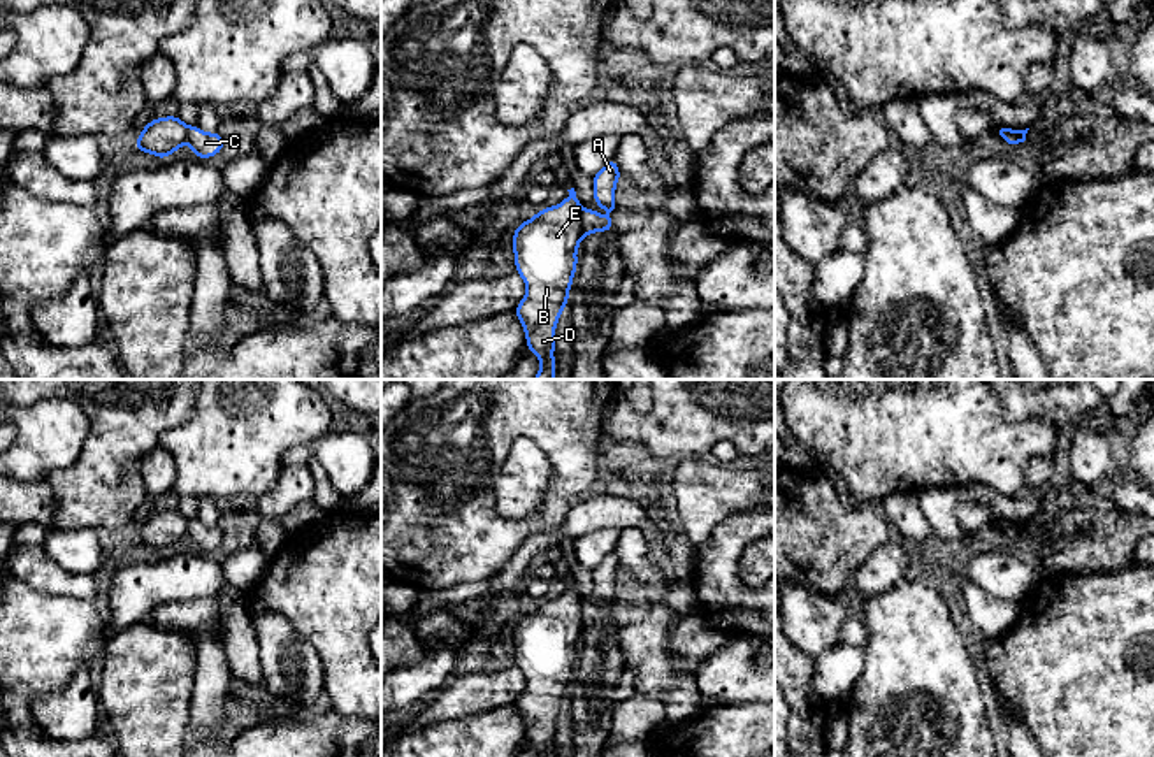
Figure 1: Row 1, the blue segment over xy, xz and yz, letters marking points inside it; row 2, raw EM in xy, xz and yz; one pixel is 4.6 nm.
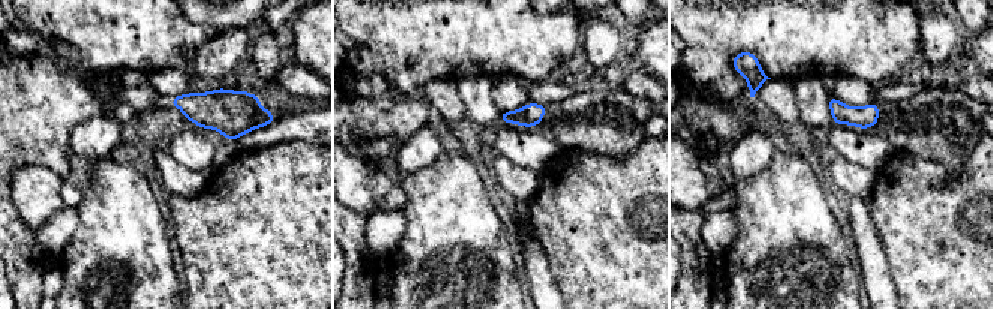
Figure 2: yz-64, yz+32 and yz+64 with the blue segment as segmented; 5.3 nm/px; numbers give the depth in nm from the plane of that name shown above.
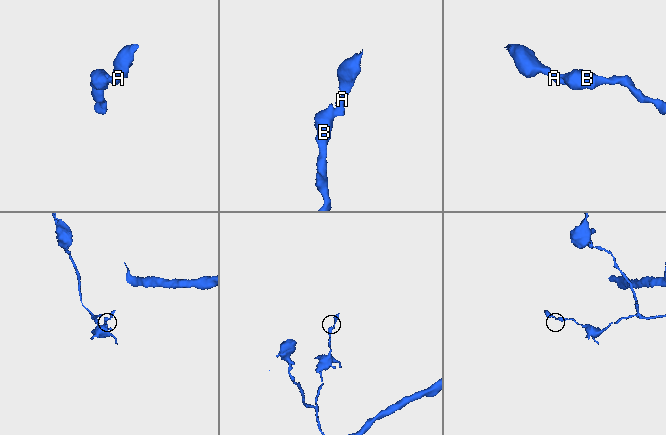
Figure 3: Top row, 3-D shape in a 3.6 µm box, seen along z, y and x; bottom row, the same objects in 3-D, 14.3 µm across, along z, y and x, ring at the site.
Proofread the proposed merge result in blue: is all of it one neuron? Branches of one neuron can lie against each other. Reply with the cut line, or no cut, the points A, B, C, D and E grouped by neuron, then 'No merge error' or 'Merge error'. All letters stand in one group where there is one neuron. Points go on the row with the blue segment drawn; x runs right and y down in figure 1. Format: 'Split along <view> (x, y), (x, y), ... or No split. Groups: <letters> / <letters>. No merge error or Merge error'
Split along xz (584, 209), (582, 234). Groups: A C / B D E. Merge error

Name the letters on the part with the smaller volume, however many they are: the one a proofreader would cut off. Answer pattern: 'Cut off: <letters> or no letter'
Cut off: A, C

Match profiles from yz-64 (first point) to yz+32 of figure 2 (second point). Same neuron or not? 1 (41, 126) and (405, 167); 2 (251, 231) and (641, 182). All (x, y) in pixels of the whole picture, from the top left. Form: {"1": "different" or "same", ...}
{"1": "different", "2": "same"}

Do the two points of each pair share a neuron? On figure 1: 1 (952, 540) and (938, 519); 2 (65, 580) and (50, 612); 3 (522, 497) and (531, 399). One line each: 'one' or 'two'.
1: one
2: two
3: two

